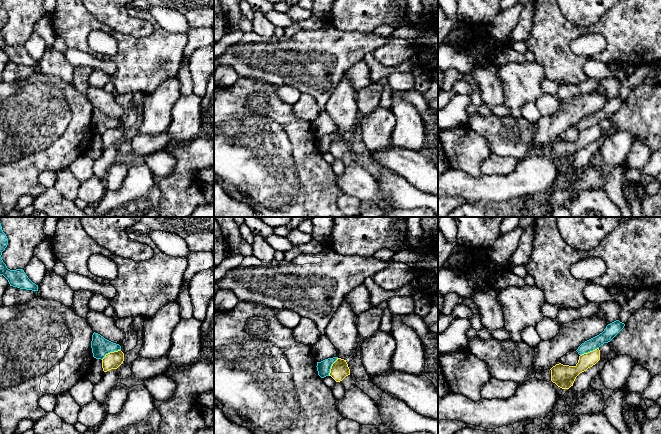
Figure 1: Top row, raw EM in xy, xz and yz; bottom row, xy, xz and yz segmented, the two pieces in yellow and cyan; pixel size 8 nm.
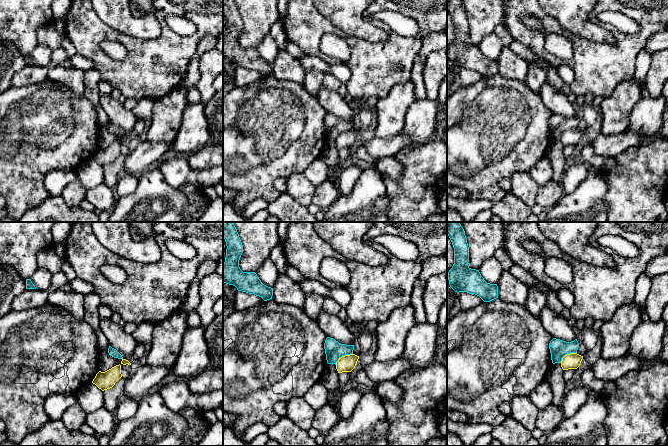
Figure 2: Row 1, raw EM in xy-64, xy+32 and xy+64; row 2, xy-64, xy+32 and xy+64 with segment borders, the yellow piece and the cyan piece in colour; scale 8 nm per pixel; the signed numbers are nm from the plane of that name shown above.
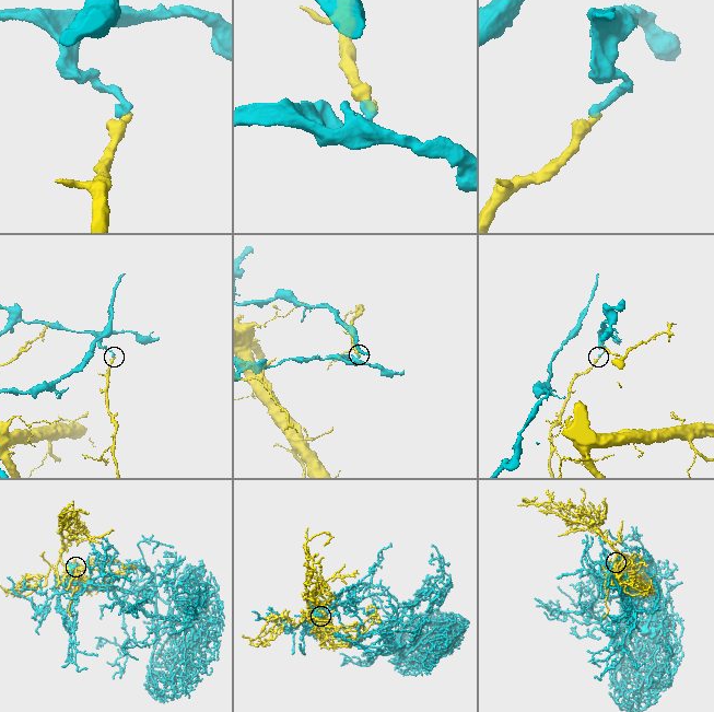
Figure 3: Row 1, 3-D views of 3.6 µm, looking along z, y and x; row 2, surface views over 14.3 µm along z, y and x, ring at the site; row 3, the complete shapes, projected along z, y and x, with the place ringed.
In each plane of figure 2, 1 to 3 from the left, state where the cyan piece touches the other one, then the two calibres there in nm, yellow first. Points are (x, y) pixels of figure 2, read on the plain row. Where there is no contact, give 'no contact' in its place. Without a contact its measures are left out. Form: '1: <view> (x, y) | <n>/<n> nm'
1: no contact
2: xy+32 (343, 132) | 140/150 nm
3: xy+64 (567, 130) | 130/140 nm

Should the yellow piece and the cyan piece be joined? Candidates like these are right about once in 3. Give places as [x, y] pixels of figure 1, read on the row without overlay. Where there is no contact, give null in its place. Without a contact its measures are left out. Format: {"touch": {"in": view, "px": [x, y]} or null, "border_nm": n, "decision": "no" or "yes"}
{"touch": {"in": "xy", "px": [110, 128]}, "border_nm": 180, "decision": "no"}

